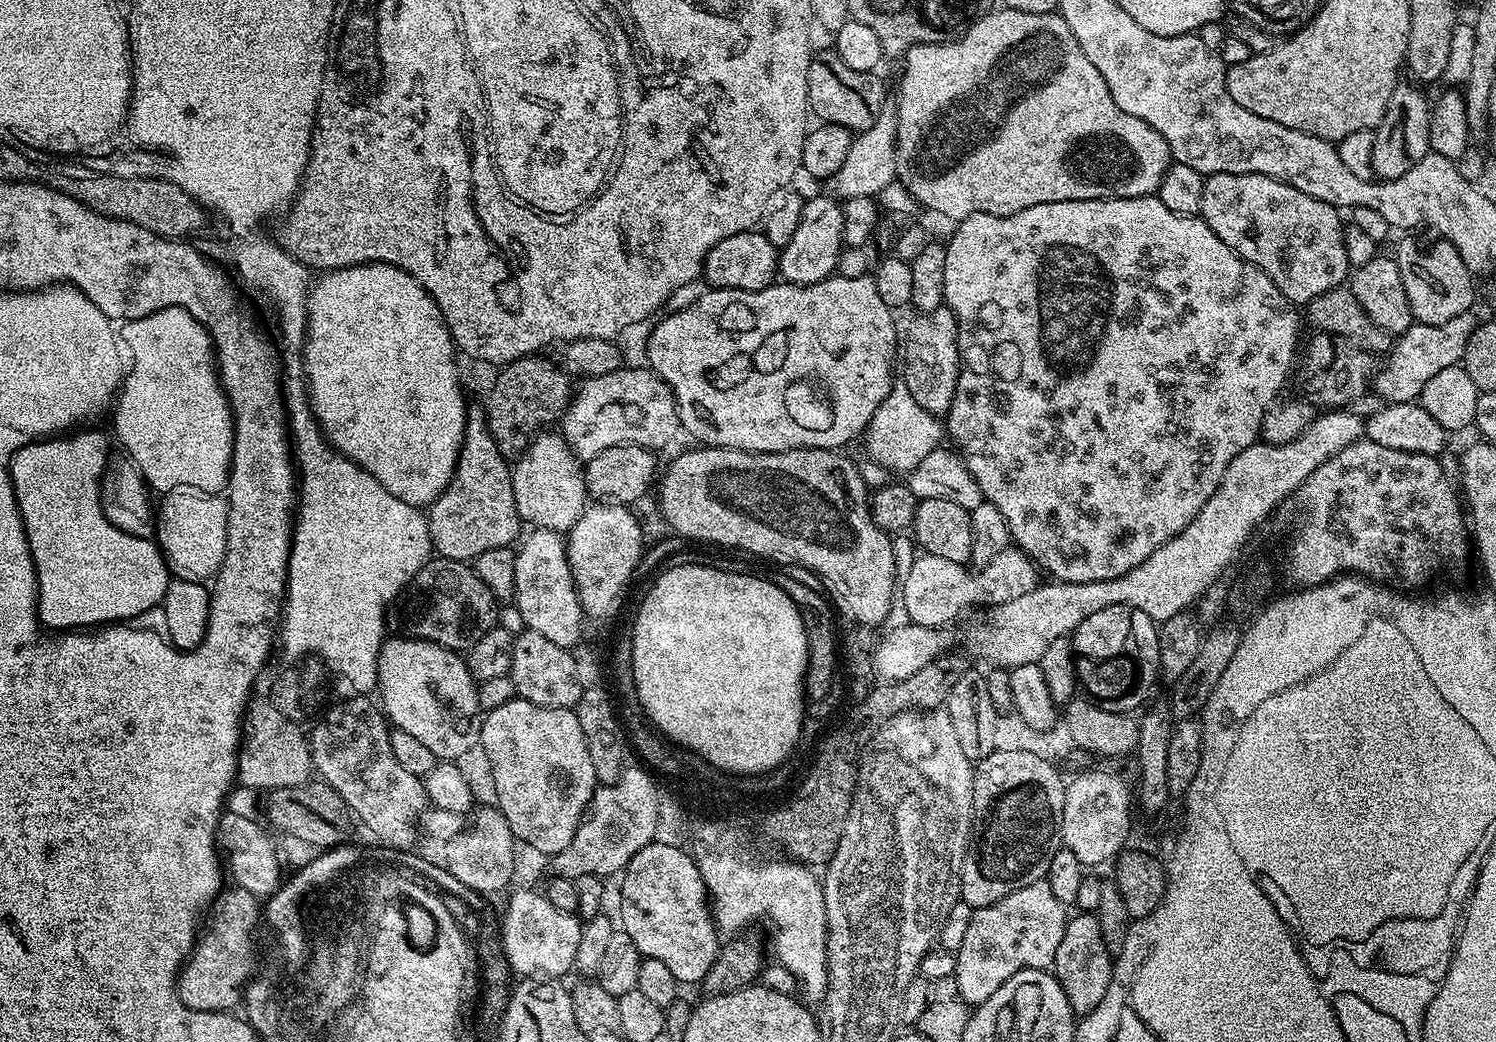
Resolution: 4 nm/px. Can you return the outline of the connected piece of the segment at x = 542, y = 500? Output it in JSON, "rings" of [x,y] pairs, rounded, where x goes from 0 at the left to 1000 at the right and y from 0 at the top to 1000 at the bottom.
{"rings":[[[366,415],[359,417],[353,427],[353,433],[344,442],[342,449],[344,482],[351,504],[379,512],[390,492],[394,476],[390,463],[391,450],[376,417]]]}

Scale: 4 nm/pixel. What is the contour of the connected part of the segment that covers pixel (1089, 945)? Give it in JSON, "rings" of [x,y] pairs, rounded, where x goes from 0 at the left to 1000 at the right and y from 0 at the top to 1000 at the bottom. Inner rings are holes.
{"rings":[[[722,875],[711,888],[710,904],[707,904],[707,916],[705,916],[703,932],[706,941],[713,950],[713,958],[720,976],[728,975],[739,958],[739,950],[743,941],[743,926],[745,918],[739,912],[739,904],[737,900],[737,889],[734,889],[734,881],[729,875]]]}

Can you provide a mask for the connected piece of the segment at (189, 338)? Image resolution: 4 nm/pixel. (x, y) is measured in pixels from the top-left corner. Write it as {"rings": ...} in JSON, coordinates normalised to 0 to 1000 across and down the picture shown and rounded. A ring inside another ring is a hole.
{"rings":[[[114,294],[113,296],[106,298],[103,301],[98,301],[98,305],[82,308],[80,312],[79,318],[84,328],[84,332],[87,332],[87,340],[88,341],[88,350],[76,384],[76,393],[78,392],[78,418],[80,421],[81,428],[86,433],[83,433],[85,440],[91,446],[100,469],[103,469],[104,466],[112,468],[113,465],[116,464],[132,464],[135,468],[144,468],[147,462],[150,461],[156,405],[155,404],[155,392],[152,389],[152,380],[151,377],[147,379],[147,374],[144,371],[144,358],[146,354],[144,351],[144,339],[142,333],[142,321],[140,321],[139,316],[136,314],[135,309],[132,309],[132,305],[130,305],[124,297],[120,296],[120,294]]]}

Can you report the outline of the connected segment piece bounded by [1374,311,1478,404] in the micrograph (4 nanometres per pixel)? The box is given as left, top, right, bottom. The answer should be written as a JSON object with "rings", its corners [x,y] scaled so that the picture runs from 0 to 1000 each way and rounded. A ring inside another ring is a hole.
{"rings":[[[983,298],[969,305],[969,309],[963,311],[947,311],[943,313],[932,323],[932,329],[927,339],[925,350],[918,357],[918,376],[923,380],[923,385],[929,388],[943,388],[949,381],[955,364],[967,352],[975,350],[979,345],[981,328],[986,318],[988,307],[984,304]]]}

